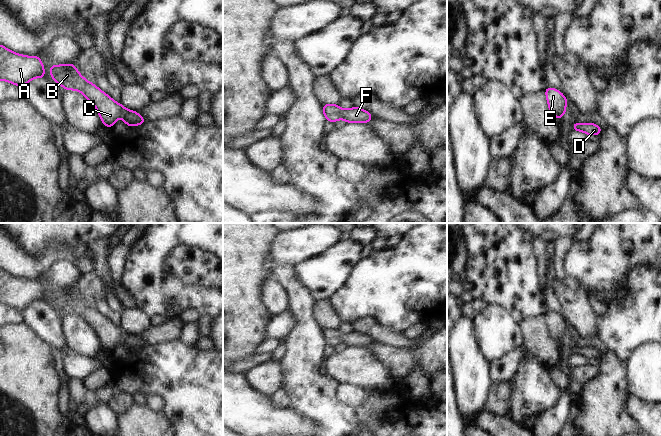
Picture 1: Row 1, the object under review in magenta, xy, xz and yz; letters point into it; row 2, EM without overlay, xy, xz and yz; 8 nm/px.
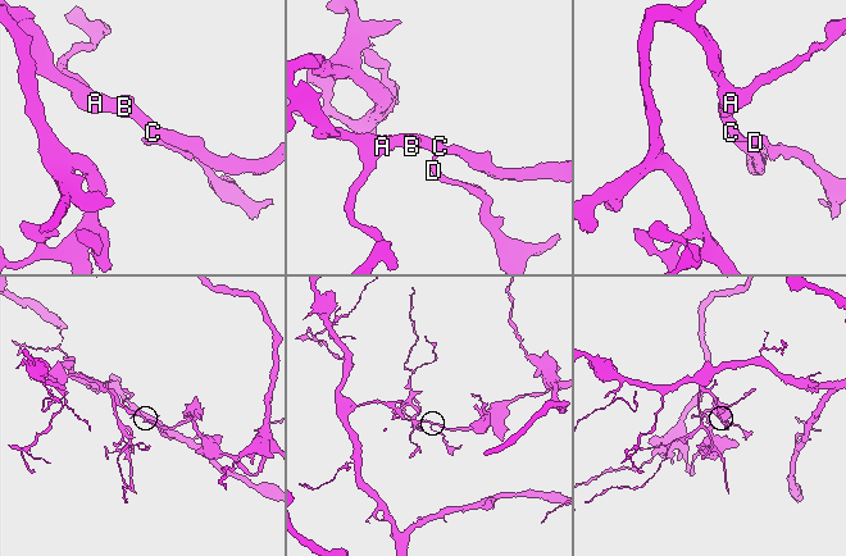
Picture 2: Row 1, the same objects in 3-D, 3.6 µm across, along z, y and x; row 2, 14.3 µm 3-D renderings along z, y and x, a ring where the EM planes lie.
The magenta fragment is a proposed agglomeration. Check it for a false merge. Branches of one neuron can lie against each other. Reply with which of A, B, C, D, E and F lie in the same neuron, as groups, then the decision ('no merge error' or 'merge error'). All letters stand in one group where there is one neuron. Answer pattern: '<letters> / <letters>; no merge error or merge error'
A B C D E F; no merge error

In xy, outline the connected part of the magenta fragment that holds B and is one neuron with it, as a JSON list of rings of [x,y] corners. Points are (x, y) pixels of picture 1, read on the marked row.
[[[73,63],[51,65],[50,74],[65,90],[81,92],[96,107],[101,122],[110,129],[118,118],[122,118],[127,126],[138,126],[146,122],[137,111],[129,111],[81,76]]]

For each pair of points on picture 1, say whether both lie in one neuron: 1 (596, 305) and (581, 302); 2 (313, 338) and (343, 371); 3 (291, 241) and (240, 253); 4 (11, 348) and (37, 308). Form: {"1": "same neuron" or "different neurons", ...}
{"1": "different neurons", "2": "different neurons", "3": "different neurons", "4": "different neurons"}

